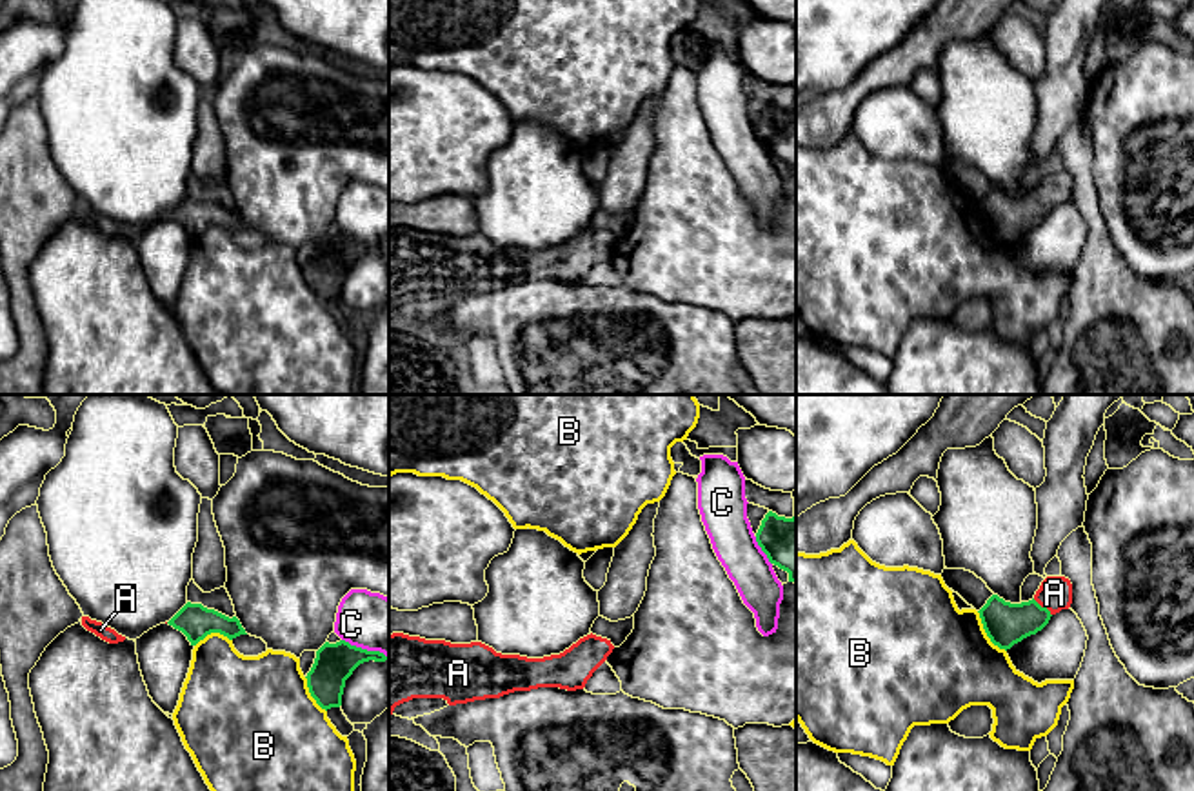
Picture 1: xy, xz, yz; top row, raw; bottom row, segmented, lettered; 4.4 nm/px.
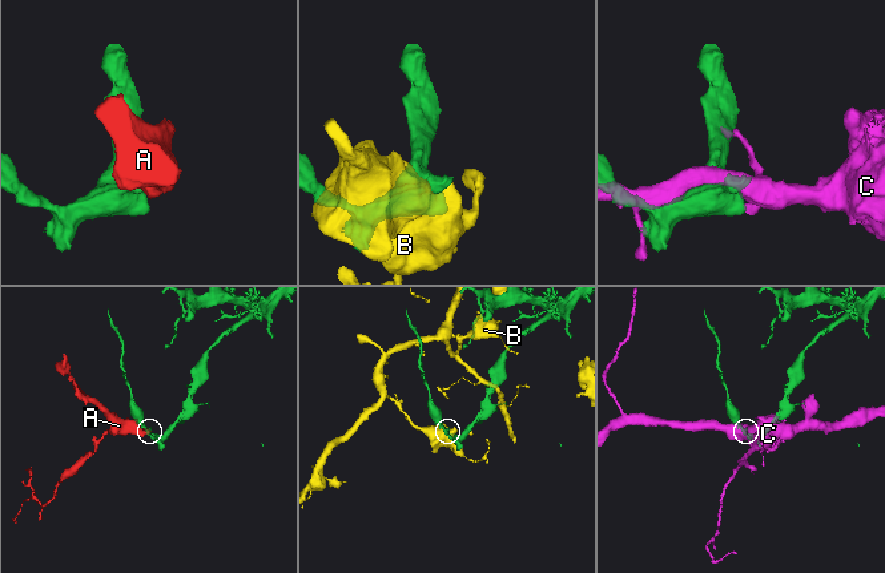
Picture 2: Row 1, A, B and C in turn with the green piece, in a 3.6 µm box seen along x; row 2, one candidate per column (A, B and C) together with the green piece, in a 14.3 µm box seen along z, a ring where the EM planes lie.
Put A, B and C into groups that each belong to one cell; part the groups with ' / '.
A / B / C

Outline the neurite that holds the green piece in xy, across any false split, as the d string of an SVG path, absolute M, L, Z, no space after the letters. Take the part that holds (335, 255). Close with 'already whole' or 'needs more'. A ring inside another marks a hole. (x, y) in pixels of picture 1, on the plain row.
M345 233L336 236L325 235L318 244L311 264L307 265L307 280L311 289L322 302L340 300L345 273L363 255L385 255L380 244L367 244L351 238Z | already whole

